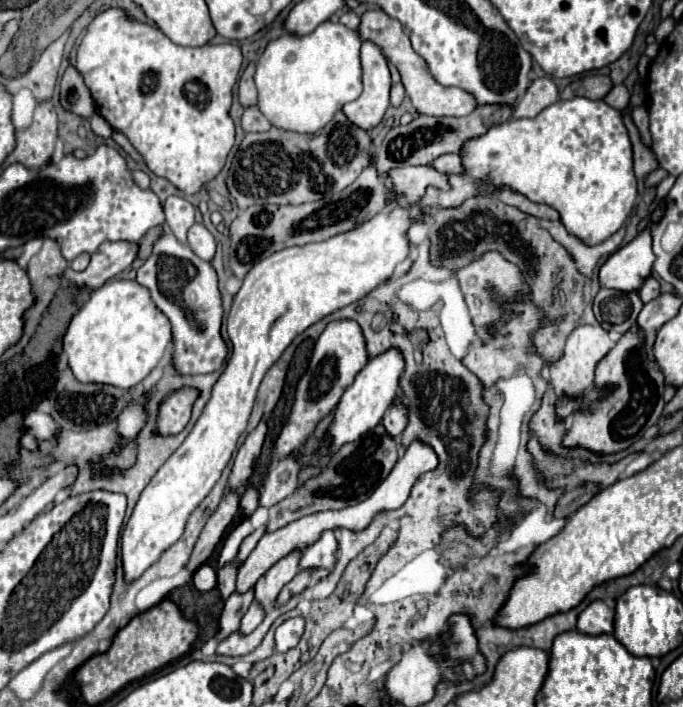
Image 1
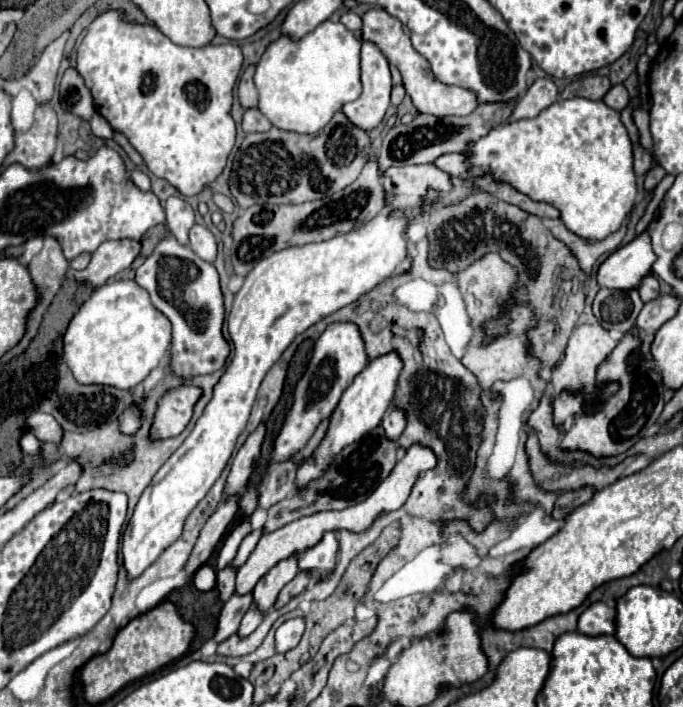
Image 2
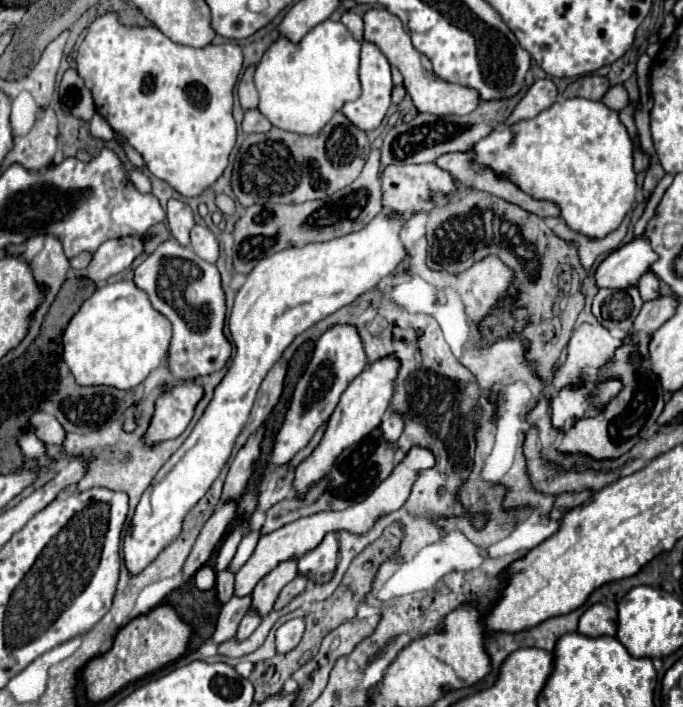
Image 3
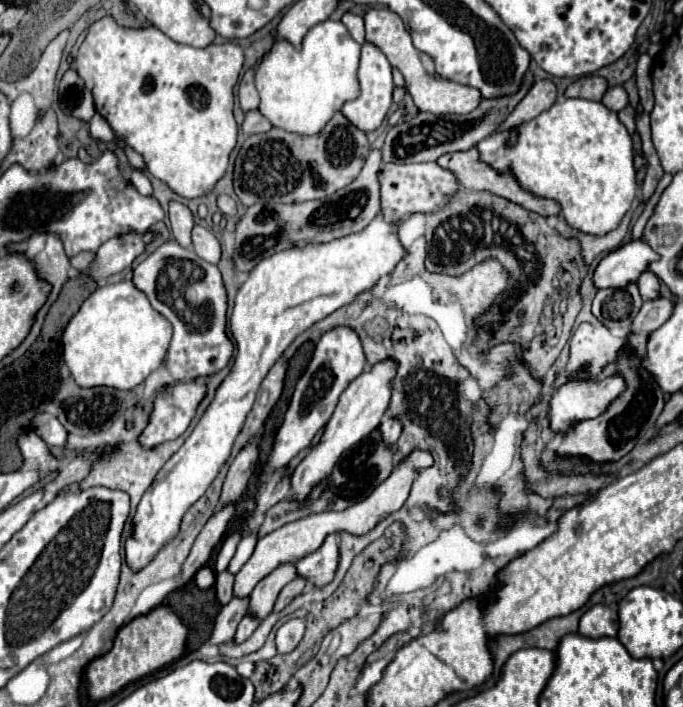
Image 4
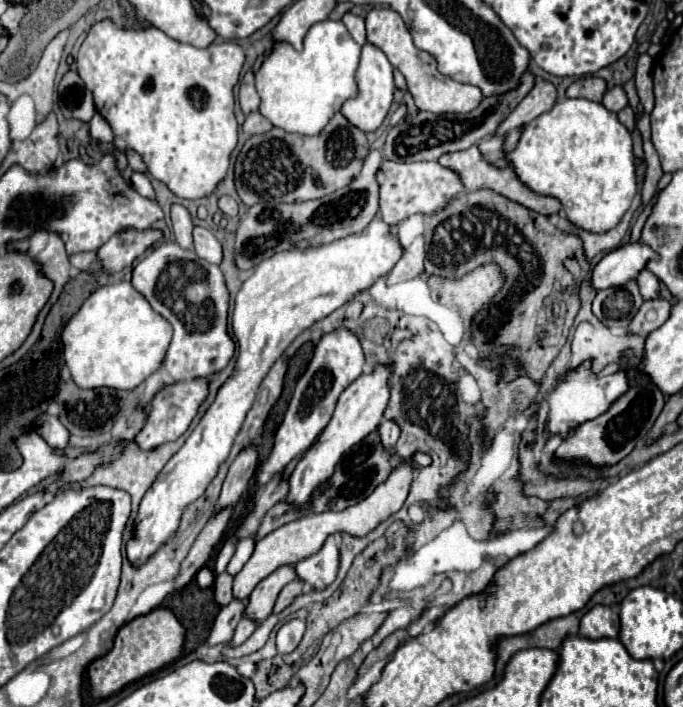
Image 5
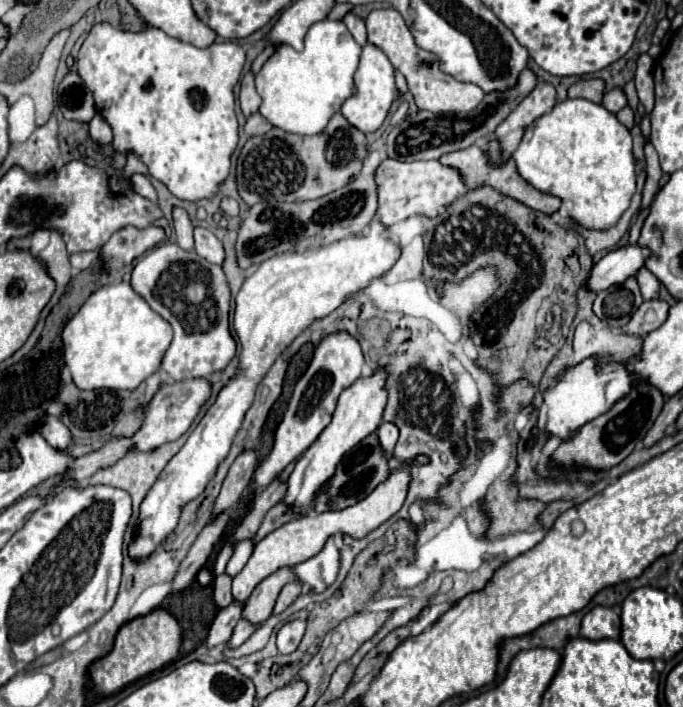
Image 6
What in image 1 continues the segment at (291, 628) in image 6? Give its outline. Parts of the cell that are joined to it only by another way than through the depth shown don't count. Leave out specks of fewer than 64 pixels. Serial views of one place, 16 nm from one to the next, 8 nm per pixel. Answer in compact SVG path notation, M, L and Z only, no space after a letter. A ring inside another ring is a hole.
M290 618L276 628L276 650L288 652L292 650L304 634L304 618Z

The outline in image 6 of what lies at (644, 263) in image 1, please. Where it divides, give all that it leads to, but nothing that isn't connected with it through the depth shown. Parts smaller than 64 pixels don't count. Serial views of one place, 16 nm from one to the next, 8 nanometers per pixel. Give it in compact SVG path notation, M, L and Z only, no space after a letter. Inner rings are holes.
M636 244L608 252L594 264L590 276L586 278L586 288L590 292L600 292L610 288L612 284L624 284L626 278L634 276L644 266L644 260L648 256L650 250Z

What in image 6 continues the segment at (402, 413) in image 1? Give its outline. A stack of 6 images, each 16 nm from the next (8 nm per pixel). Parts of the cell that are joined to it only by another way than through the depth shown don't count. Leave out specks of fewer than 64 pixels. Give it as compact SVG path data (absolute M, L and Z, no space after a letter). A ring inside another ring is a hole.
M380 424L376 434L380 436L380 446L384 448L384 454L390 456L394 450L394 444L398 440L398 428L394 424Z

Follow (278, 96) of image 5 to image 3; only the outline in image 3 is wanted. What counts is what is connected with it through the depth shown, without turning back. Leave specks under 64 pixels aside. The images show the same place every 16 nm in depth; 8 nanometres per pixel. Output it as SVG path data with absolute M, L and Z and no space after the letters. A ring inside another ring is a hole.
M320 22L304 36L300 46L280 38L256 66L254 82L260 94L258 110L276 128L296 134L318 134L348 100L360 96L358 62L360 44L342 22Z

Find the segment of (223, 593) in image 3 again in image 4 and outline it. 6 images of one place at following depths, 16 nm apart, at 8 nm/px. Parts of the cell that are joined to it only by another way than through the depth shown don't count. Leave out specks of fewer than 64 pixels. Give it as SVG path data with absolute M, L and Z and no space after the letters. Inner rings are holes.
M230 572L216 574L214 590L216 590L216 600L218 600L222 606L228 604L228 600L232 600L232 582L234 582L234 576L232 576Z

